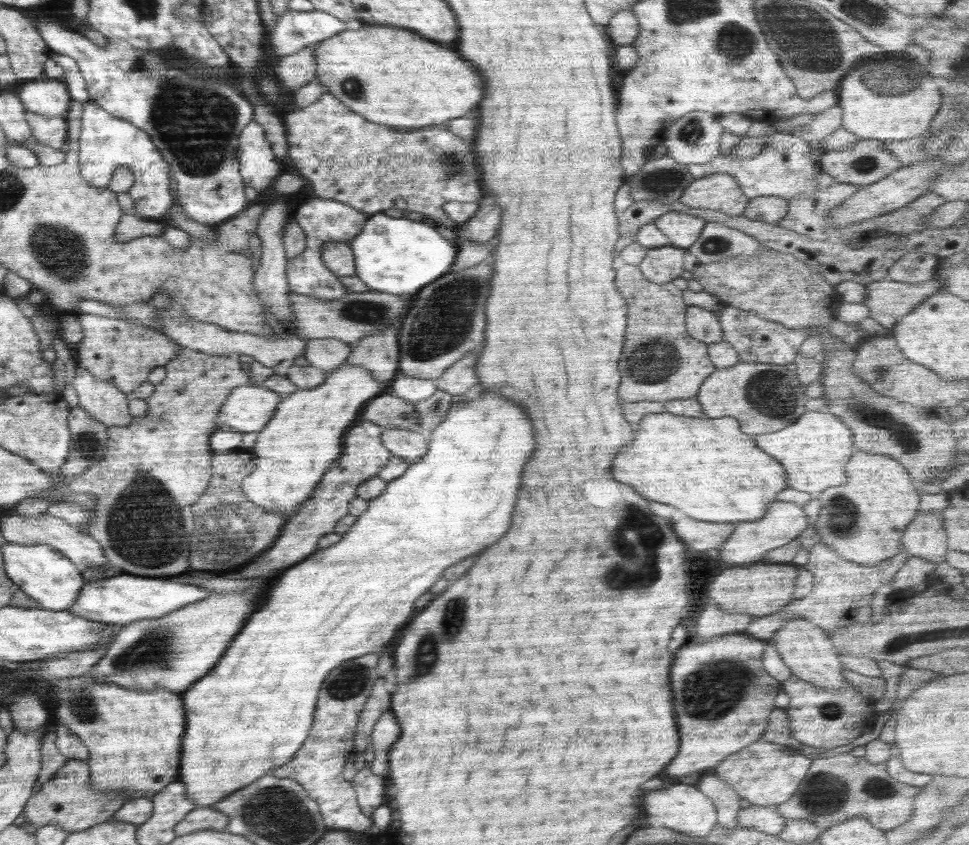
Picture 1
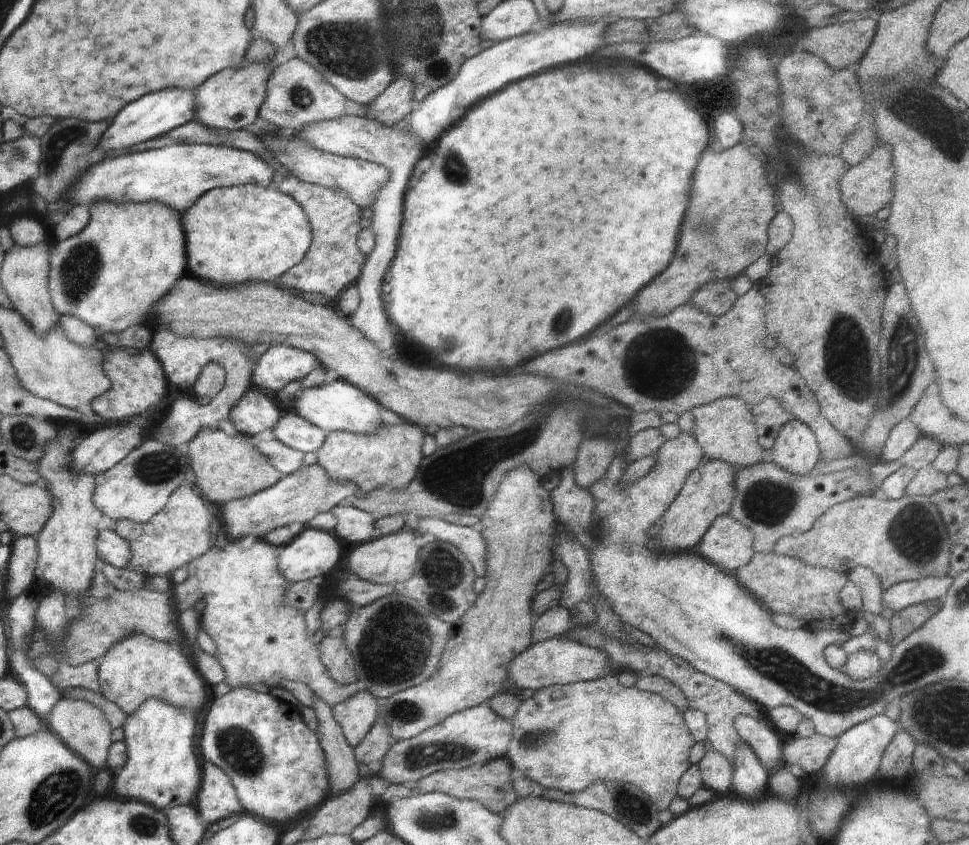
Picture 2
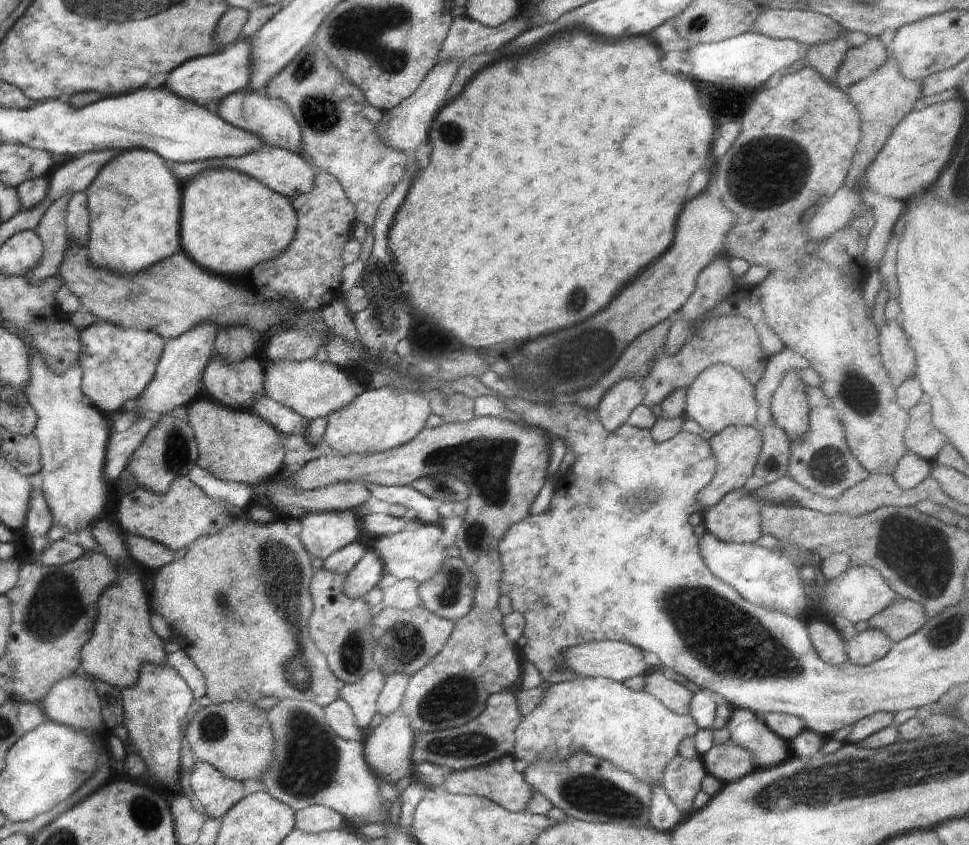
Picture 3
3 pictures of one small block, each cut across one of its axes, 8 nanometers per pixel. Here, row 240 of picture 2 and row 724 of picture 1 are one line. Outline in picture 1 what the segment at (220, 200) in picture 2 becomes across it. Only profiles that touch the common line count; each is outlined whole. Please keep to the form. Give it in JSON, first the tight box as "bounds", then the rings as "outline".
{"bounds":[177,391,534,807],"outline":[[[483,391],[476,398],[466,398],[465,401],[452,403],[446,418],[432,430],[428,441],[428,450],[416,462],[408,464],[406,472],[401,477],[392,480],[384,491],[369,501],[369,507],[357,516],[356,522],[341,535],[340,541],[328,548],[318,549],[303,561],[285,570],[278,583],[269,587],[267,595],[270,600],[266,599],[264,605],[259,605],[241,631],[232,639],[229,648],[214,668],[211,668],[211,671],[199,681],[195,681],[187,691],[180,694],[185,710],[185,733],[181,742],[178,772],[180,778],[177,779],[182,780],[186,785],[186,796],[194,800],[196,807],[211,807],[220,798],[230,795],[238,788],[244,788],[246,784],[258,780],[262,774],[269,774],[268,770],[272,770],[274,766],[282,766],[292,759],[308,738],[308,731],[314,722],[318,696],[328,673],[347,660],[370,653],[379,653],[388,642],[397,639],[402,628],[412,618],[414,601],[418,600],[421,594],[426,594],[451,564],[470,556],[472,552],[480,552],[482,548],[494,544],[510,528],[512,512],[514,512],[514,504],[516,504],[518,488],[520,488],[522,466],[530,458],[530,452],[534,448],[532,424],[528,416],[524,414],[524,410],[512,404],[510,400],[504,400],[501,393]]]}

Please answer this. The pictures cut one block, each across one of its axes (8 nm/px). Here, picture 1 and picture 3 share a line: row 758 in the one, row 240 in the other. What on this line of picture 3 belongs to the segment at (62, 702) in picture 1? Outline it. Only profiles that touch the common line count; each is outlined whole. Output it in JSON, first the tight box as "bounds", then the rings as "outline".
{"bounds":[85,148,182,273],"outline":[[[133,148],[120,151],[98,172],[85,192],[91,216],[86,248],[93,265],[118,273],[140,273],[181,250],[182,188],[172,174],[173,164],[152,150]]]}

